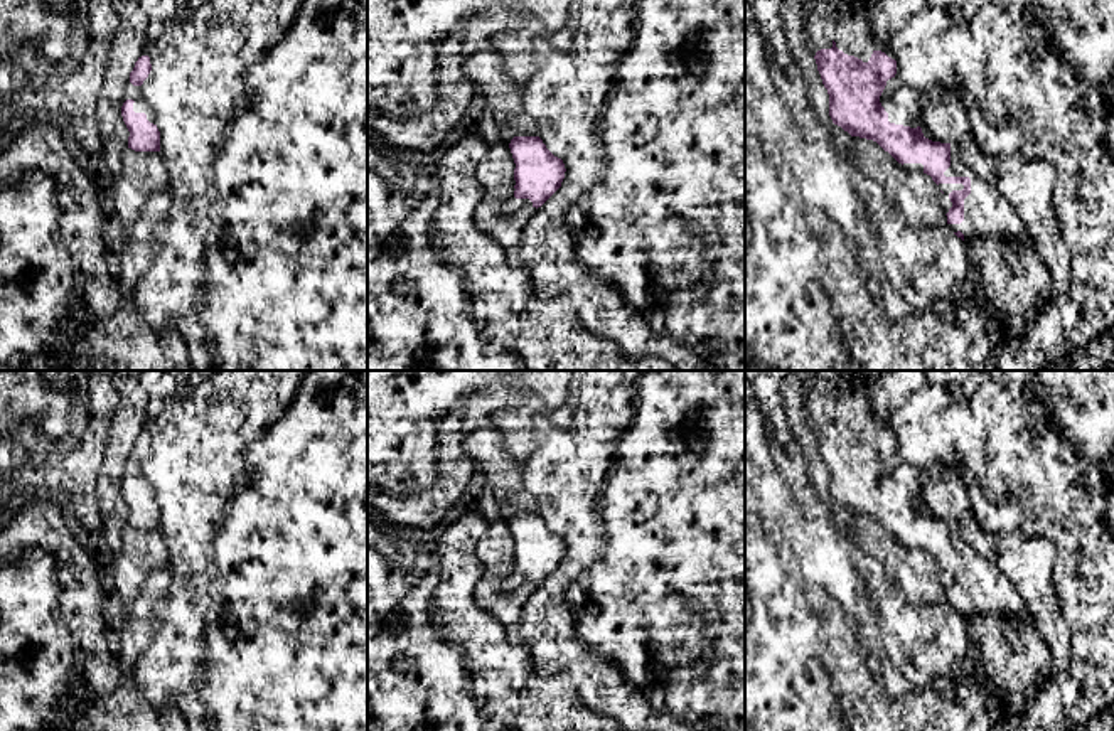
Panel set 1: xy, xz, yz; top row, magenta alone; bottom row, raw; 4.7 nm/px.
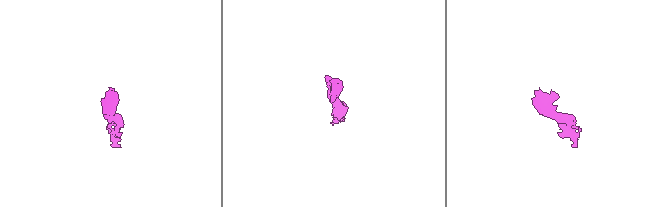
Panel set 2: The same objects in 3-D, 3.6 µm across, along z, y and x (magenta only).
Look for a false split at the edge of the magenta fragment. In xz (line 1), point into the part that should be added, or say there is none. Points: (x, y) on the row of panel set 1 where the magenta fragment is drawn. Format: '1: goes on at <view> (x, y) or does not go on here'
1: goes on at xz (514, 202)

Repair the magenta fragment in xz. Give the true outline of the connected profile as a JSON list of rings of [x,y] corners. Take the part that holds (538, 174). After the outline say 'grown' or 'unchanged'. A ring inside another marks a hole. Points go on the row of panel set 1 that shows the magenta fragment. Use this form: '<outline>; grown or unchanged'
[[[514,136],[509,143],[514,168],[514,197],[506,212],[519,207],[541,207],[565,179],[565,163],[554,157],[539,136]]]; grown

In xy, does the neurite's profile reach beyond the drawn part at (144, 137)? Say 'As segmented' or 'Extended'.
Extended

